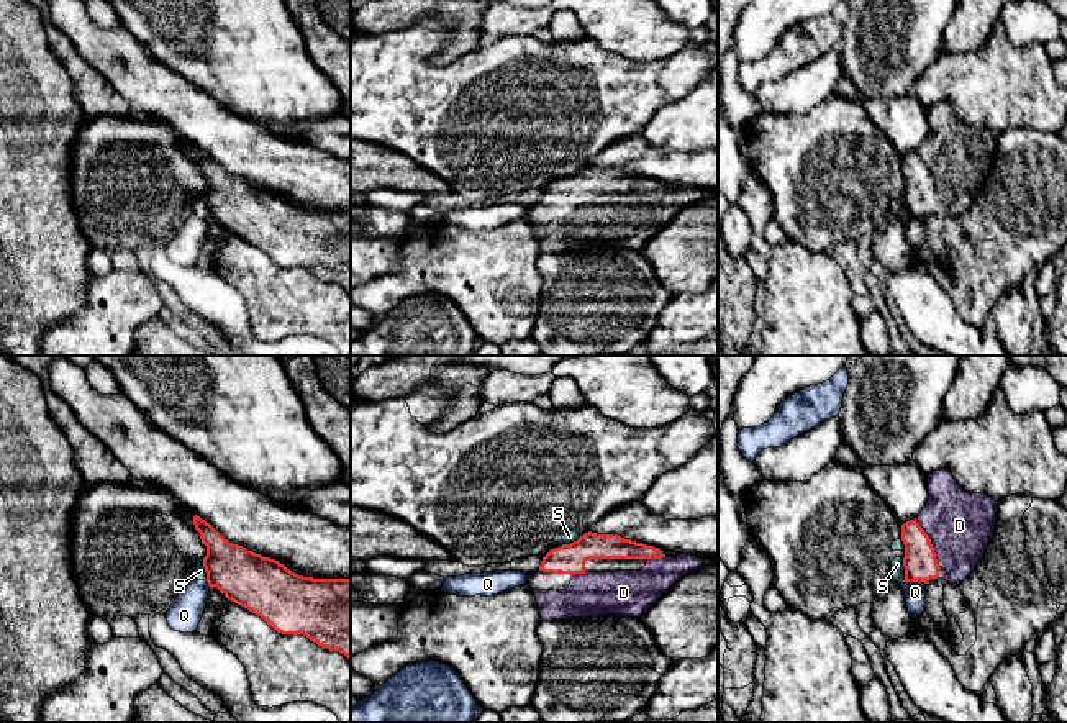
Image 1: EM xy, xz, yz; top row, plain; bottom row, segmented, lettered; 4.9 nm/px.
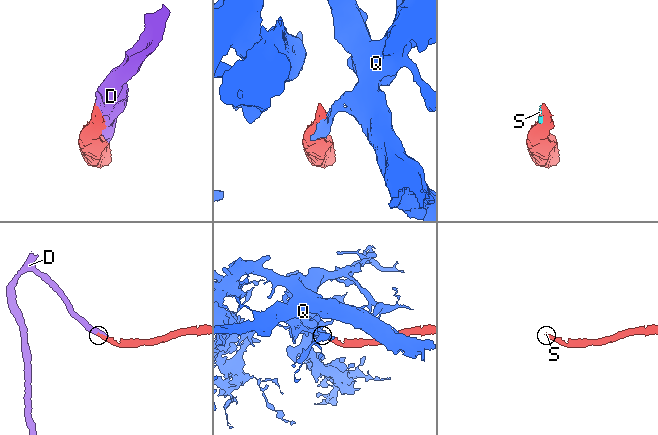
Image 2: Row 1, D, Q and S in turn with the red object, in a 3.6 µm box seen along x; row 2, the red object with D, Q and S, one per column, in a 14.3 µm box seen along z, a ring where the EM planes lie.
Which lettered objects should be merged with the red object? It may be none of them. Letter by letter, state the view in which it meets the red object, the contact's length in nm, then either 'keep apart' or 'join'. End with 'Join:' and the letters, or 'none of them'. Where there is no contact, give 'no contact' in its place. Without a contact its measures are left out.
D: meets red in yz; contact 260 nm long; join
Q: meets red in yz; contact 110 nm long; keep apart
S: meets red in yz; contact 120 nm long; keep apart
Join: D

